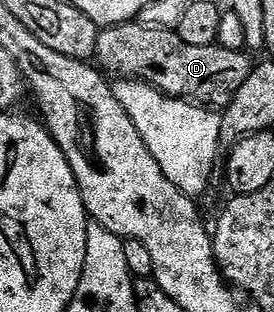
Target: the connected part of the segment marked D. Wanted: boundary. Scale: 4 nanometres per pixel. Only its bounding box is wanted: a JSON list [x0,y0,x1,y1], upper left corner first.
[94,22,252,110]

